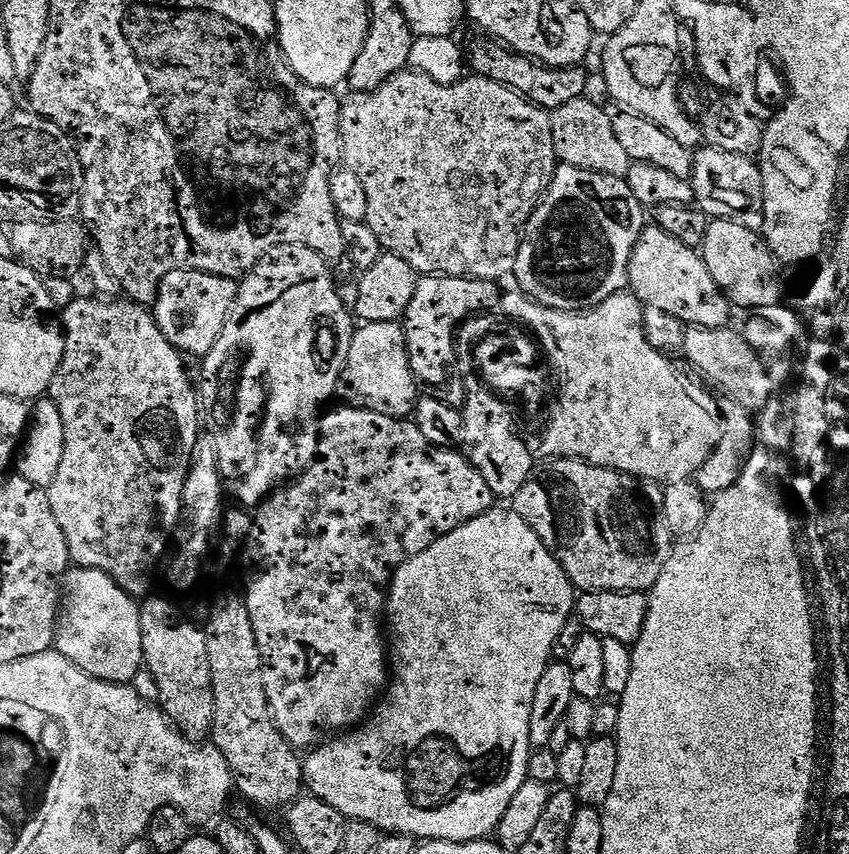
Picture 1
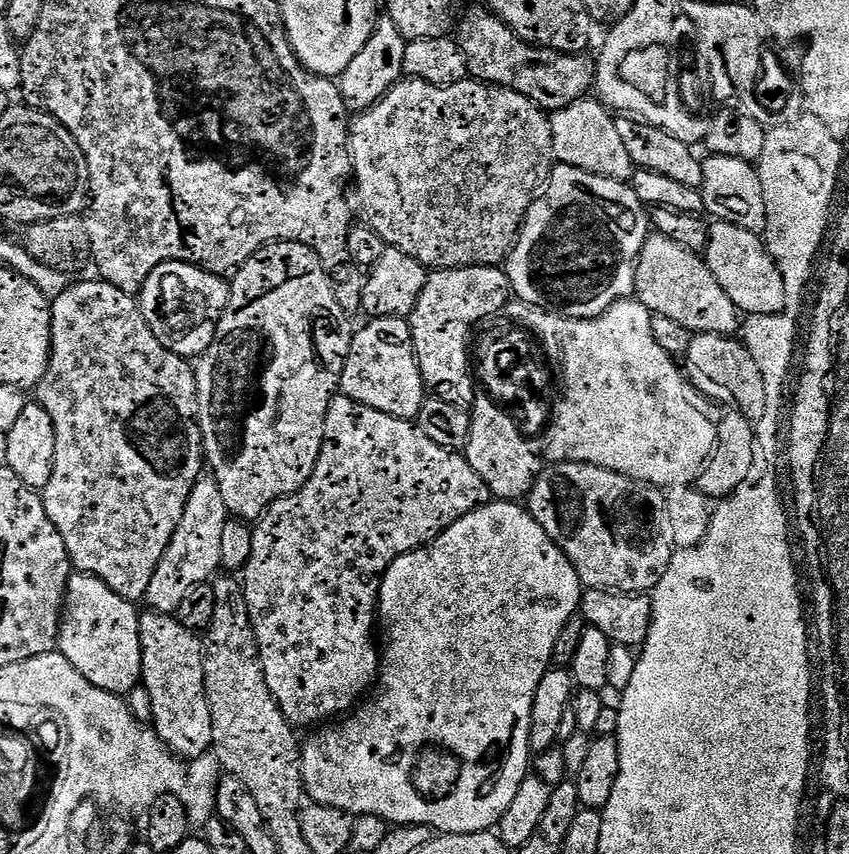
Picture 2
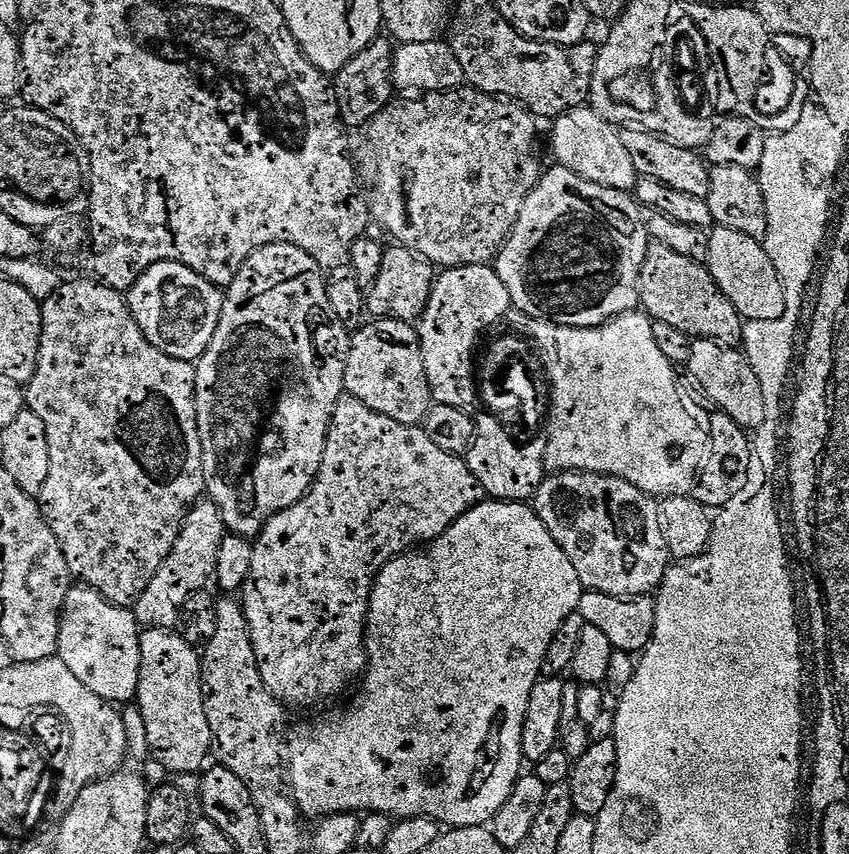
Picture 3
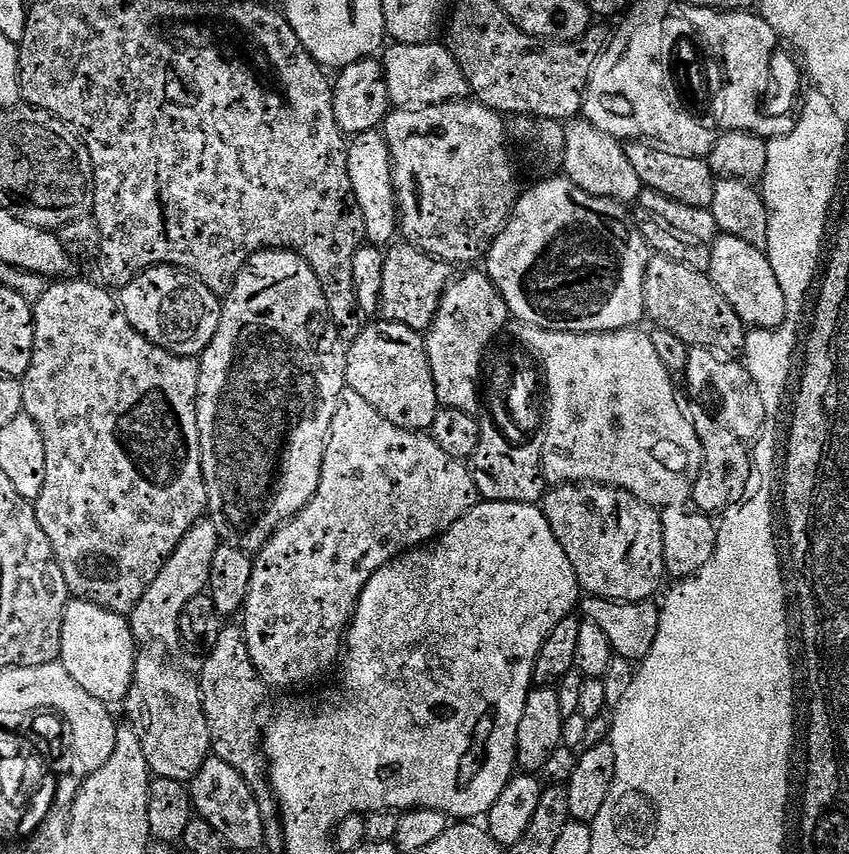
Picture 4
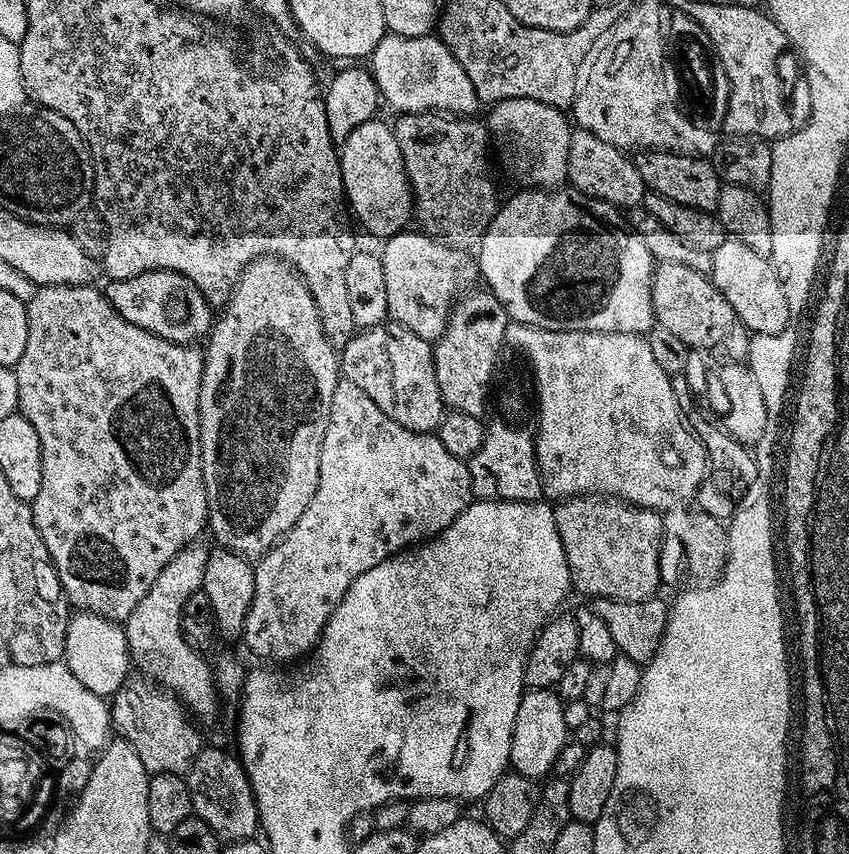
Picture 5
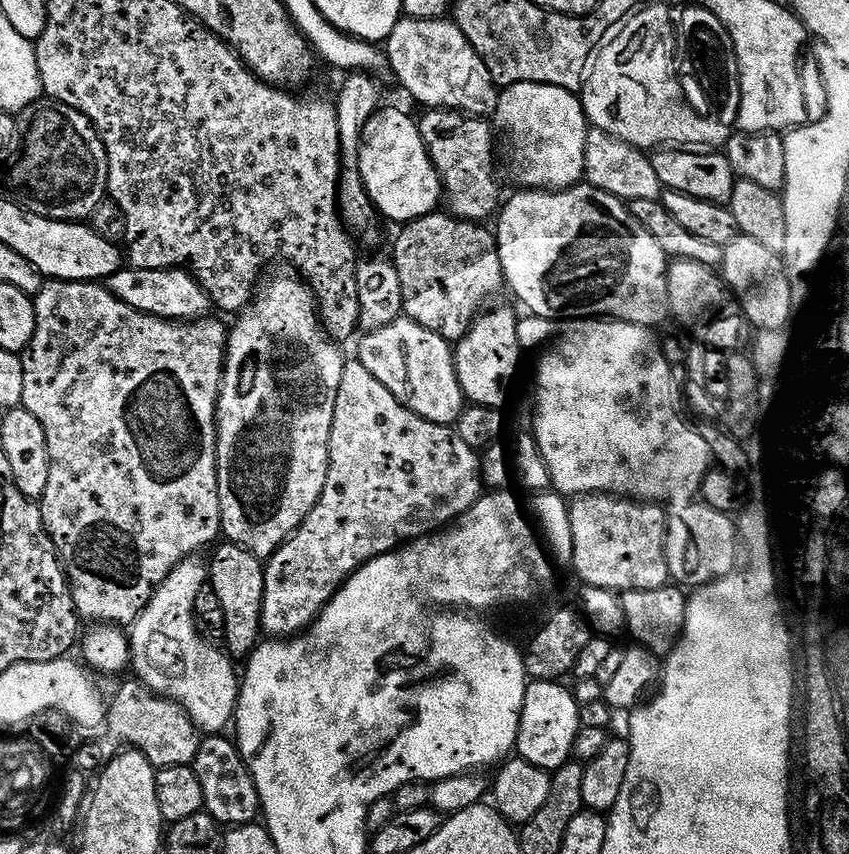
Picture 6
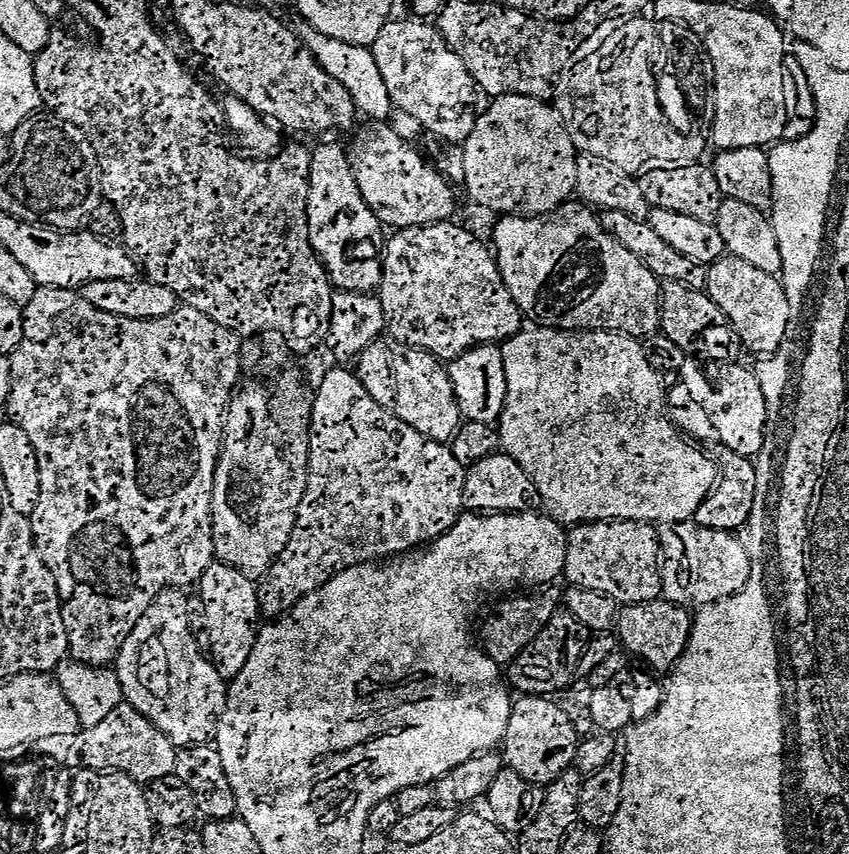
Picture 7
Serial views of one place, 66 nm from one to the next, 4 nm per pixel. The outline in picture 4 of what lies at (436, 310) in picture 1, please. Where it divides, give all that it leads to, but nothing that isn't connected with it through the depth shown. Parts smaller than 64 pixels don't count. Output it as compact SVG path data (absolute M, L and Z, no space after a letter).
M476 270L465 271L468 273L453 279L443 292L425 342L439 405L475 415L480 406L478 382L482 380L488 346L502 328L507 327L510 313L501 292L487 273L472 271Z

